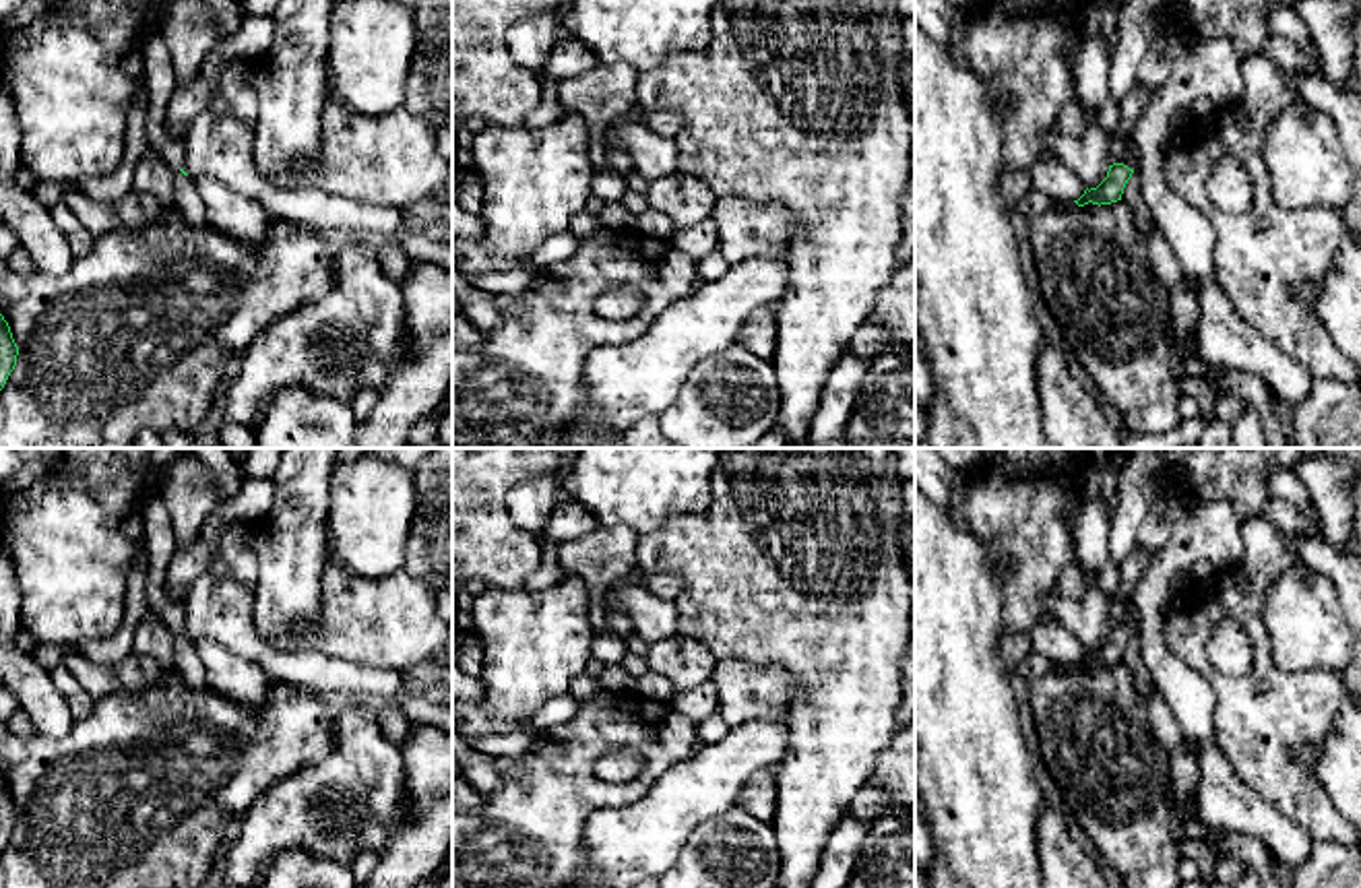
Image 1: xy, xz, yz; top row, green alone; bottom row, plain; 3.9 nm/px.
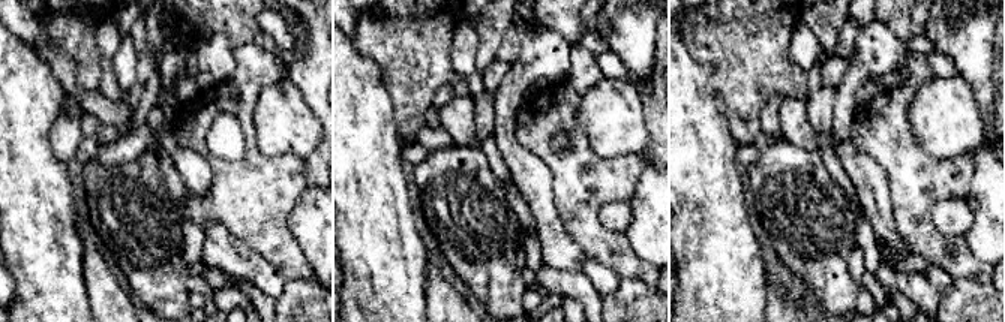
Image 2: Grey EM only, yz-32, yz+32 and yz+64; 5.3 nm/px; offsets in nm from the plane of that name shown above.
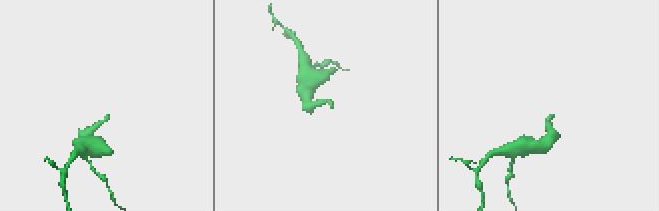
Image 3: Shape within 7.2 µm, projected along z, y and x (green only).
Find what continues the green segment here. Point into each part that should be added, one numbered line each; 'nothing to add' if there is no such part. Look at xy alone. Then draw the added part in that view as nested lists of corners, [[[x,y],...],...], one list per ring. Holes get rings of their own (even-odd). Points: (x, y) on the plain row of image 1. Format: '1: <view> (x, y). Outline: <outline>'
1: xy (215, 608). Outline: [[[202,574],[186,595],[182,632],[194,642],[217,640],[254,661],[268,679],[351,700],[397,704],[413,725],[434,725],[452,735],[452,706],[428,700],[403,673],[330,657],[324,653],[281,653],[268,646],[254,626],[256,591],[235,578]]]

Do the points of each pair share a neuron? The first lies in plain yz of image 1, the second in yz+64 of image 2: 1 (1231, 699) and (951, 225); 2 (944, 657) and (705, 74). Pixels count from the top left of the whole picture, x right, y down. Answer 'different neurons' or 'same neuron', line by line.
1: different neurons
2: same neuron

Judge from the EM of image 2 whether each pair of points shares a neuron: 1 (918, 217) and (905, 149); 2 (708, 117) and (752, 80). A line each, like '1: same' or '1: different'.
1: same
2: different

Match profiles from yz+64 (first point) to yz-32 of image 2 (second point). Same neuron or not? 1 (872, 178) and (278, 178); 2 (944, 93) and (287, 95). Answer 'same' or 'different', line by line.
1: different
2: same

